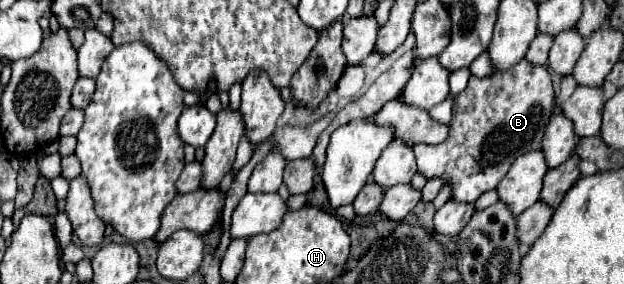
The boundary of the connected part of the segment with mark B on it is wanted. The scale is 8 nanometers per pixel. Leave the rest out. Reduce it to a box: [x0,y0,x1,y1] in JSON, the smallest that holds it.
[413,58,555,202]

